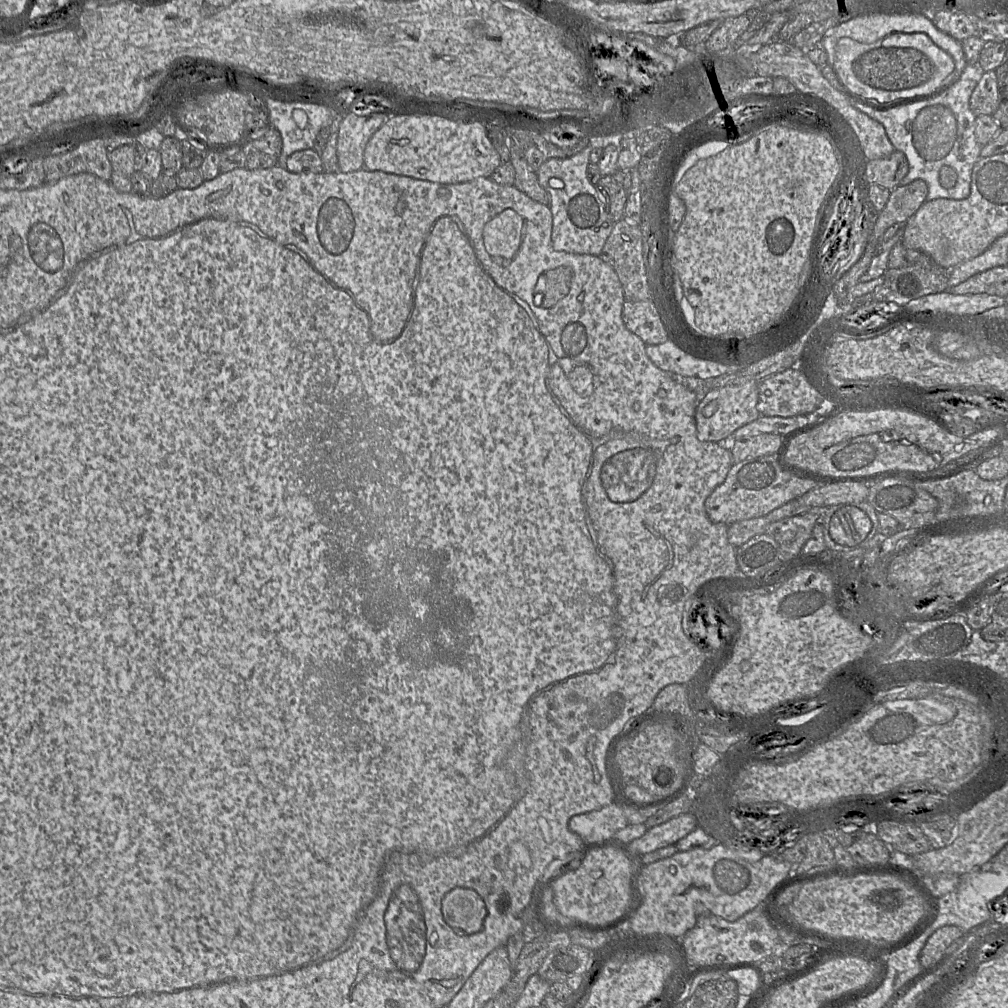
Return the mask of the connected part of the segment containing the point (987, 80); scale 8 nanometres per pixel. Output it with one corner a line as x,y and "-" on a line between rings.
995,71
984,72
973,90
969,105
975,116
993,115
1000,103
1000,90

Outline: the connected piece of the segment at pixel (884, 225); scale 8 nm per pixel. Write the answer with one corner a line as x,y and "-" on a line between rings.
921,179
891,190
885,207
878,214
870,243
878,245
887,228
896,223
905,223
926,201
927,193
927,184

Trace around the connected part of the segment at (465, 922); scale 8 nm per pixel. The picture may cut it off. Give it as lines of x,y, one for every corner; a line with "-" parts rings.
456,887
445,894
441,911
445,922
459,935
480,931
487,913
480,895
463,887

